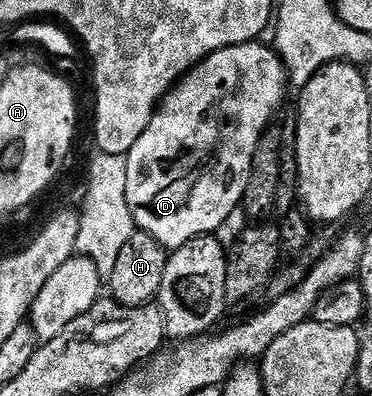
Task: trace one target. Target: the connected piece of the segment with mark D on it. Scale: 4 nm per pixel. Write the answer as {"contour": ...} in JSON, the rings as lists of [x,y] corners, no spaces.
{"contour":[[[254,41],[244,43],[238,47],[228,47],[222,51],[217,51],[214,55],[208,55],[205,60],[198,63],[158,103],[157,111],[151,117],[143,137],[139,137],[139,141],[135,141],[135,145],[131,148],[128,155],[124,156],[127,161],[127,205],[131,209],[131,217],[136,230],[146,231],[159,245],[166,249],[176,249],[187,245],[187,241],[191,241],[200,235],[214,234],[223,221],[230,216],[231,211],[235,210],[236,207],[242,206],[245,190],[247,189],[247,181],[251,177],[251,165],[255,157],[255,149],[262,137],[265,136],[266,131],[269,130],[271,124],[276,120],[273,118],[276,117],[277,110],[280,109],[281,102],[285,99],[285,87],[287,88],[287,72],[284,63],[281,62],[281,56],[277,54],[272,46],[264,47],[263,44],[264,42]]]}

